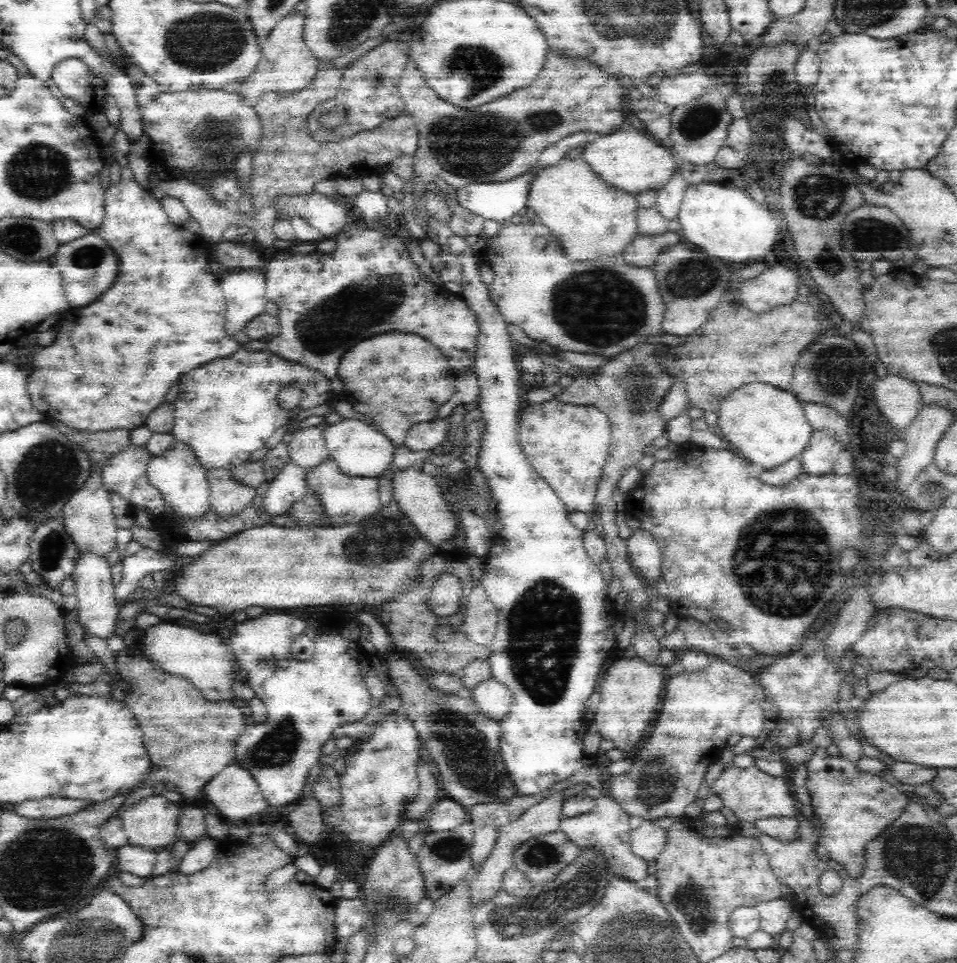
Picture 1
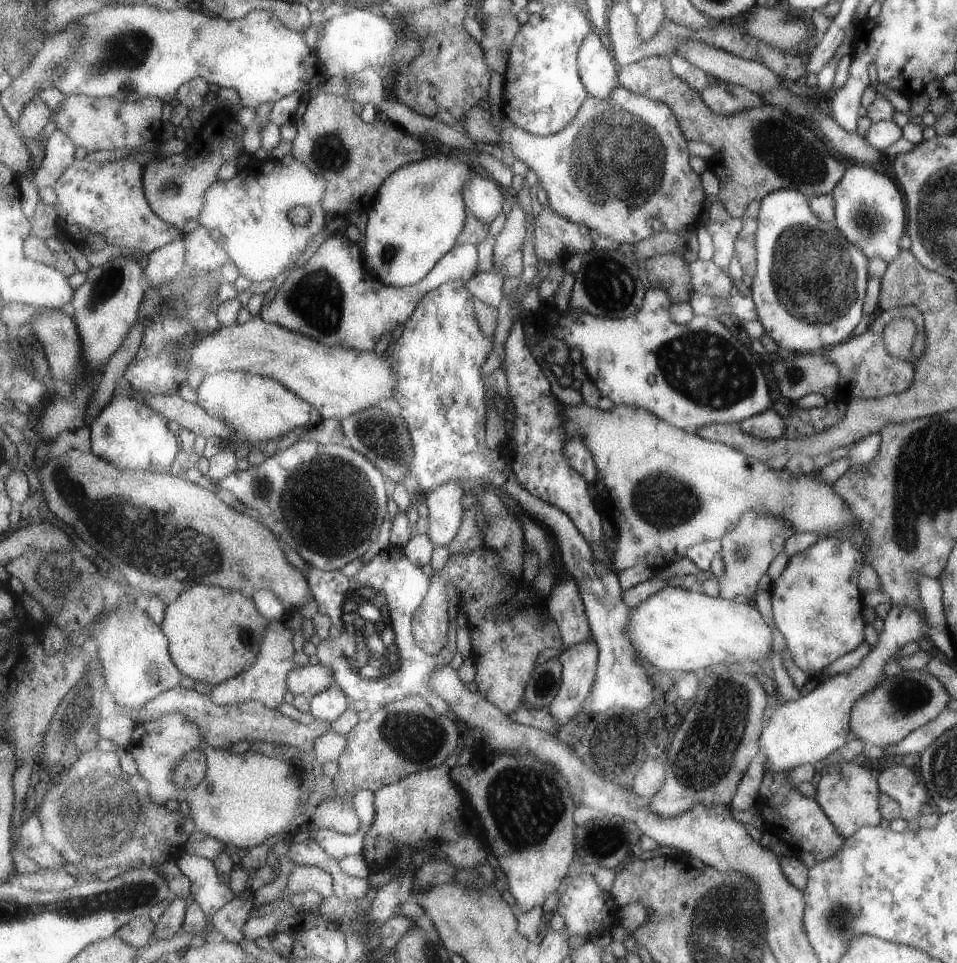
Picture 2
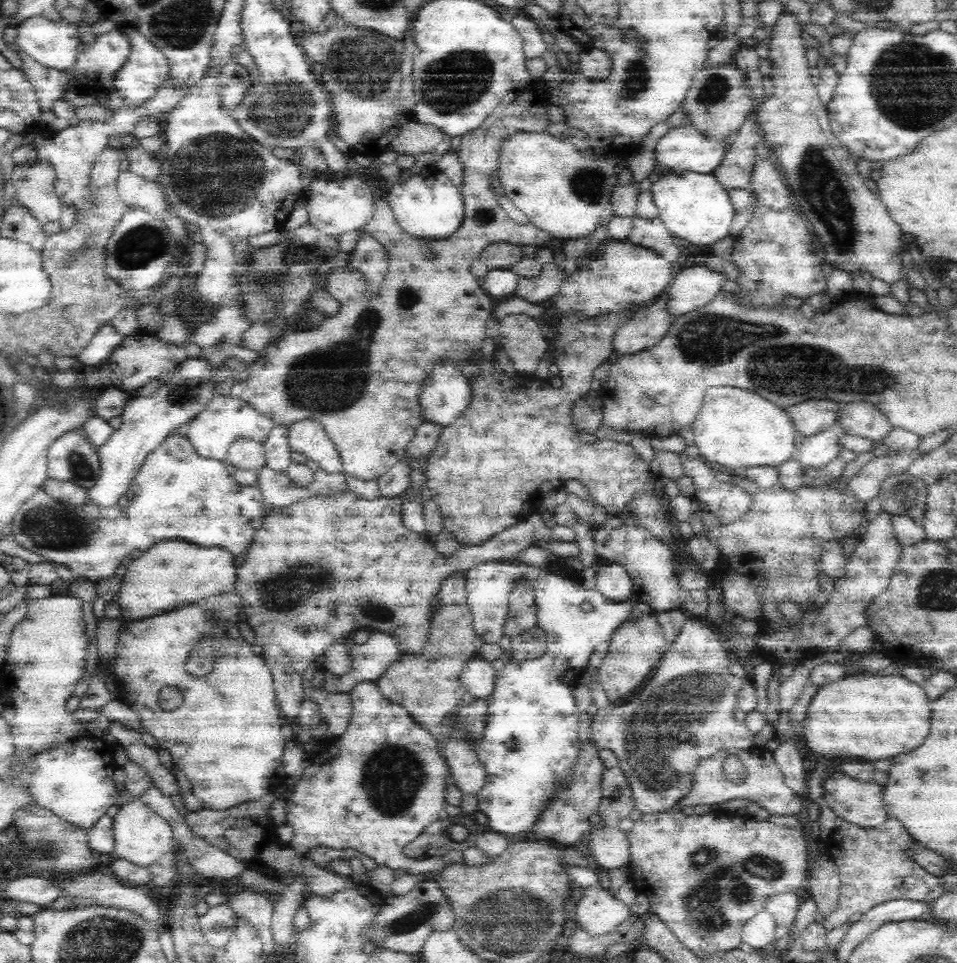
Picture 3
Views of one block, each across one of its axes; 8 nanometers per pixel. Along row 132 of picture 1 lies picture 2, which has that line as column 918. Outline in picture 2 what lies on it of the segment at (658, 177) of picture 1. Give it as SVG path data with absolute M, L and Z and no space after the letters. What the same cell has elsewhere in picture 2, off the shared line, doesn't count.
M891 606L891 610L883 618L883 628L871 646L871 650L865 654L863 662L849 672L835 674L831 678L825 678L823 682L811 682L809 692L803 692L801 698L783 702L777 706L765 728L763 728L763 738L759 738L759 758L763 760L765 770L773 774L783 774L791 772L797 766L803 764L815 764L823 758L827 758L831 752L841 748L843 744L849 742L851 738L851 728L849 728L849 716L853 710L853 704L863 698L865 694L873 692L885 678L883 666L889 660L895 660L897 652L909 644L909 642L919 642L927 644L927 636L923 632L923 614L915 608L909 606Z

